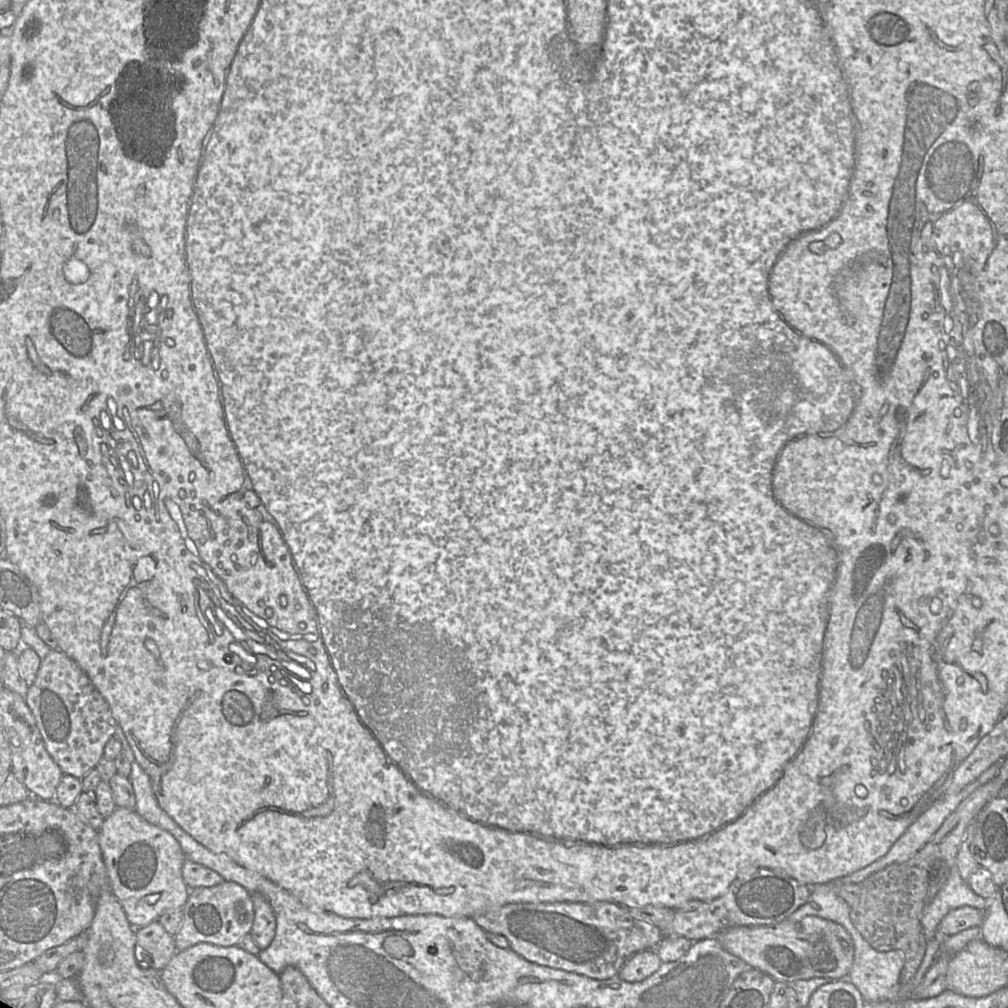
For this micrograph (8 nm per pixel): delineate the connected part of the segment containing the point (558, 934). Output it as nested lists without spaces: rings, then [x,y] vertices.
[[[613,902],[595,903],[509,903],[471,917],[485,932],[506,937],[509,947],[524,959],[538,965],[574,972],[597,980],[607,980],[616,975],[624,963],[636,953],[656,949],[665,936],[657,926],[633,917],[626,907]]]

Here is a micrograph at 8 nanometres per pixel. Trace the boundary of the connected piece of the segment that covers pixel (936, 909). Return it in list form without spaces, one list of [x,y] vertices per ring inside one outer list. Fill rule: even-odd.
[[[953,866],[949,877],[932,901],[925,907],[921,924],[926,940],[937,937],[937,927],[951,910],[971,906],[986,911],[988,900],[975,894],[961,878],[957,866]]]

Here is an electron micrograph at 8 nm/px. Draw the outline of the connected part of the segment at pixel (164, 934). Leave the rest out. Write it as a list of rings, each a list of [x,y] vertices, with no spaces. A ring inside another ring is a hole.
[[[158,920],[136,930],[136,945],[151,957],[151,963],[141,961],[143,969],[163,970],[177,952],[175,937],[169,934]]]

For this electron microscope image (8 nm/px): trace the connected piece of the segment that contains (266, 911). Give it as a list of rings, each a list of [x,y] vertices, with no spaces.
[[[259,893],[251,896],[254,905],[254,920],[249,934],[258,948],[264,950],[275,936],[276,918],[266,897]]]

